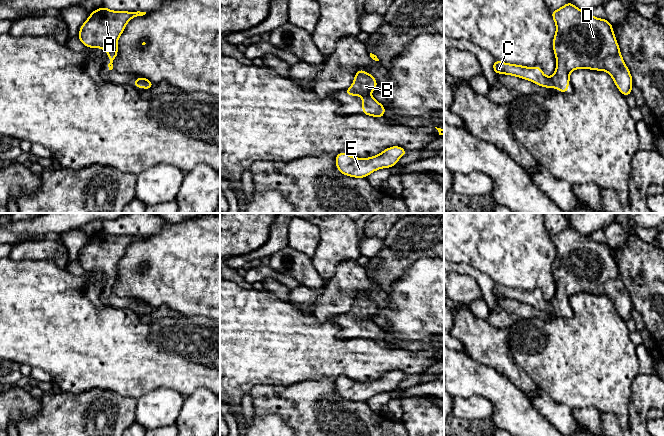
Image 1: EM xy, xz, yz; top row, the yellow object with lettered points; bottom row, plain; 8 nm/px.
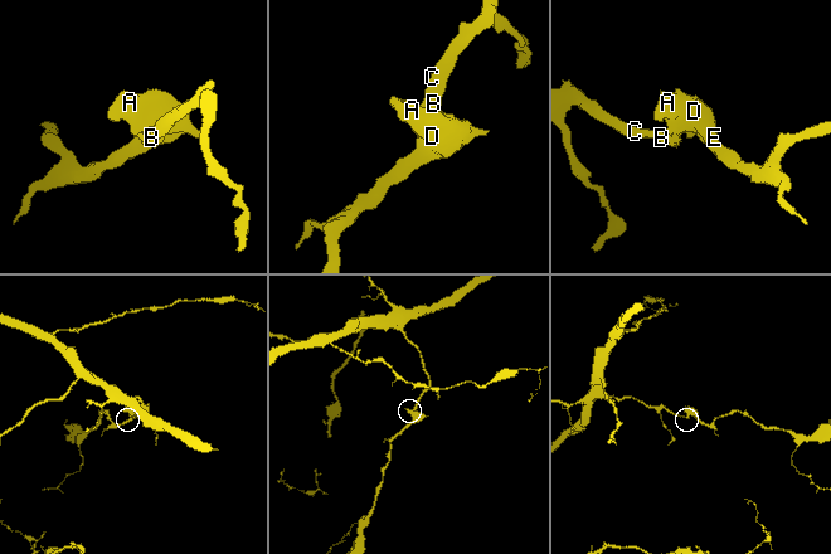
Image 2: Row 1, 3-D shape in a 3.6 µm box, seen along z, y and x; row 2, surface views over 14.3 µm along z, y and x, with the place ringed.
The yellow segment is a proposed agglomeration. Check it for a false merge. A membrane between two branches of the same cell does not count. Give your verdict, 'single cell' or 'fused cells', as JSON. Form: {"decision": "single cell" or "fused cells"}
{"decision": "single cell"}

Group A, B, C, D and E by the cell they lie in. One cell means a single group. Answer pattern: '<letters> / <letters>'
A B C D E

